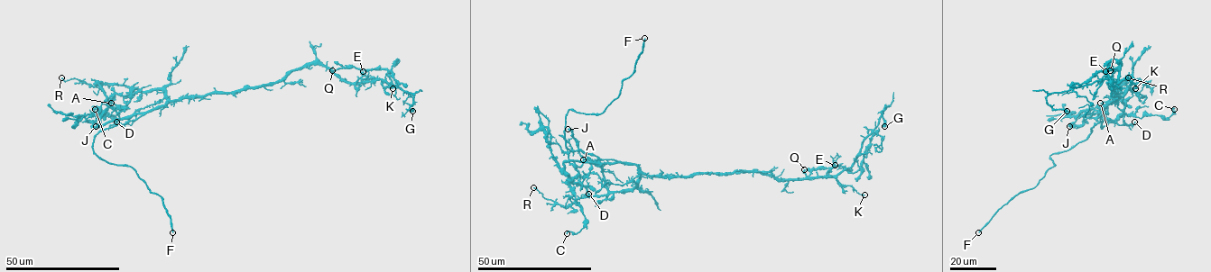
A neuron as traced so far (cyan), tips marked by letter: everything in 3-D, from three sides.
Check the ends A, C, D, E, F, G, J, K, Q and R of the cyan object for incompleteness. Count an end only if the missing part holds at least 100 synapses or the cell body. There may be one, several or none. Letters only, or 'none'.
F

